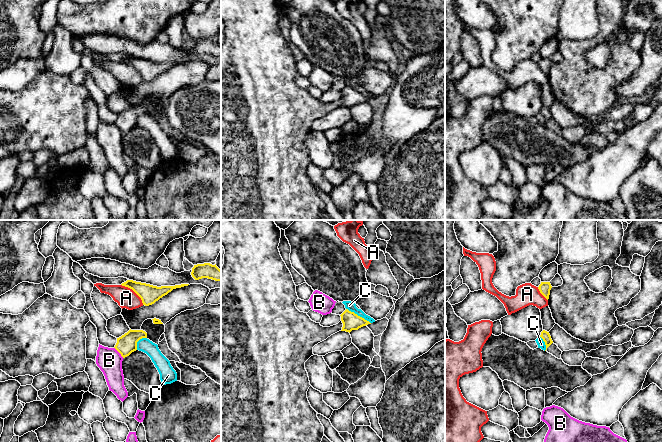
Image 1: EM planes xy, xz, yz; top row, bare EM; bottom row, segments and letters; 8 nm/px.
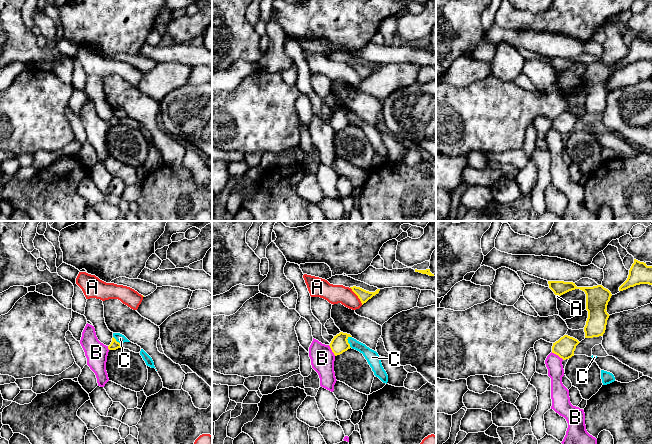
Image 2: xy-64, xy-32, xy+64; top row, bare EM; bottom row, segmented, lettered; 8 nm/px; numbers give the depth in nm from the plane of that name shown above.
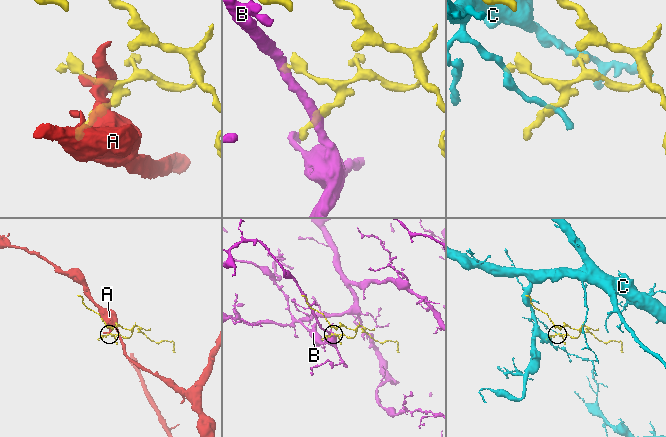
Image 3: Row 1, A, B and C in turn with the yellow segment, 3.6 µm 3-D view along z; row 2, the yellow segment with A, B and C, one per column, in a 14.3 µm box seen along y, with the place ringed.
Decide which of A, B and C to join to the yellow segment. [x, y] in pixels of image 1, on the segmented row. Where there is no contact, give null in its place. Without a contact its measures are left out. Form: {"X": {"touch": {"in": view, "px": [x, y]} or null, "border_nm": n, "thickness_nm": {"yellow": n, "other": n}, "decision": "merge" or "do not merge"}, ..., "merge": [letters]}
{"A": {"touch": {"in": "xy", "px": [134, 291]}, "border_nm": 240, "thickness_nm": {"yellow": 160, "other": 160}, "decision": "do not merge"}, "B": {"touch": {"in": "xy", "px": [118, 351]}, "border_nm": 120, "thickness_nm": {"yellow": 160, "other": 200}, "decision": "do not merge"}, "C": {"touch": {"in": "xz", "px": [357, 315]}, "border_nm": 240, "thickness_nm": {"yellow": 140, "other": 70}, "decision": "do not merge"}, "merge": []}

